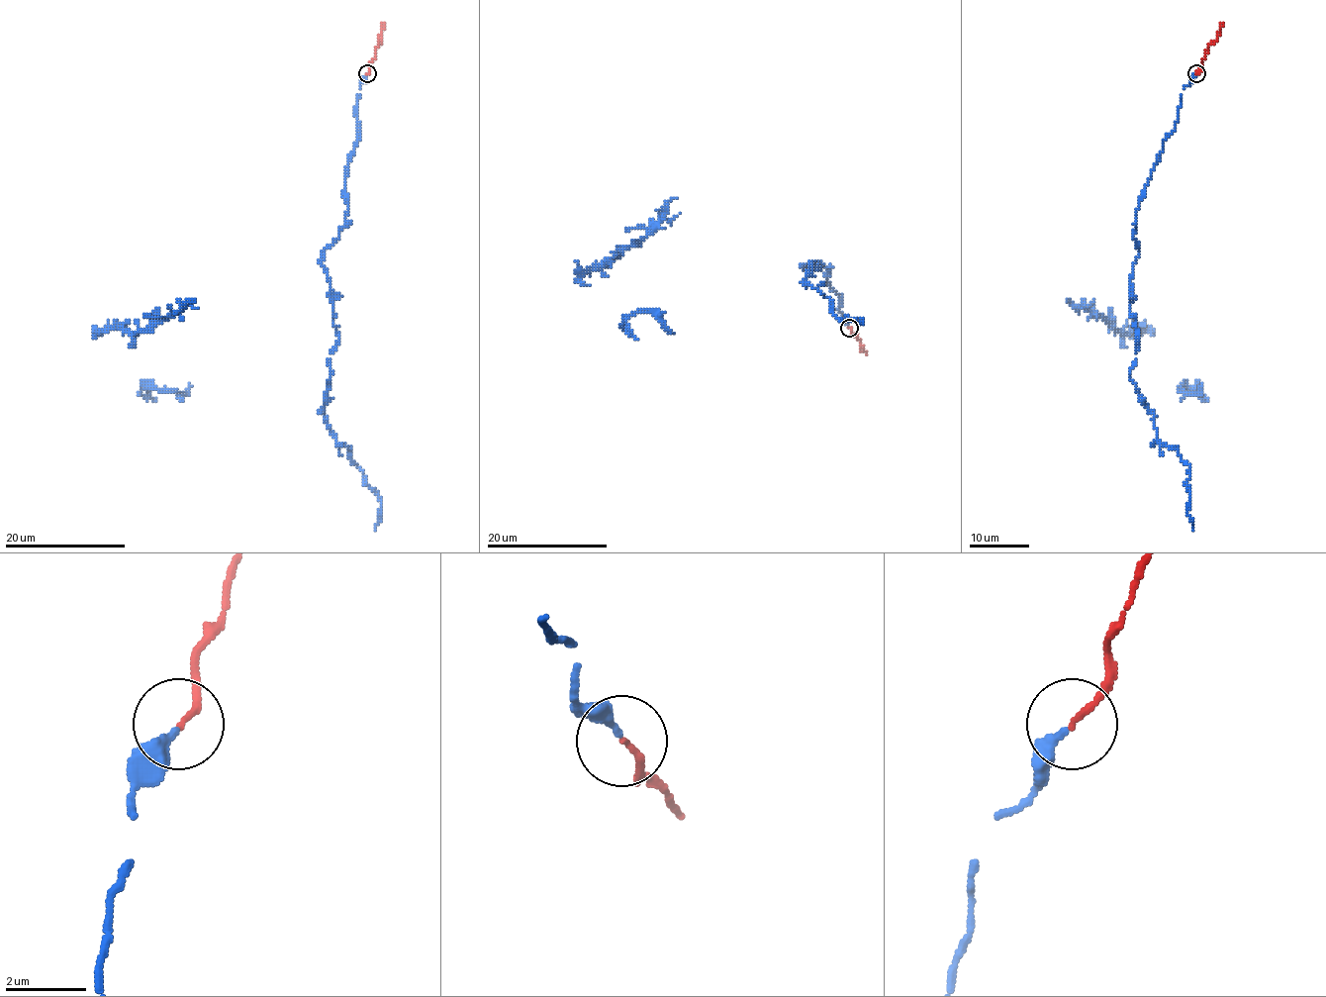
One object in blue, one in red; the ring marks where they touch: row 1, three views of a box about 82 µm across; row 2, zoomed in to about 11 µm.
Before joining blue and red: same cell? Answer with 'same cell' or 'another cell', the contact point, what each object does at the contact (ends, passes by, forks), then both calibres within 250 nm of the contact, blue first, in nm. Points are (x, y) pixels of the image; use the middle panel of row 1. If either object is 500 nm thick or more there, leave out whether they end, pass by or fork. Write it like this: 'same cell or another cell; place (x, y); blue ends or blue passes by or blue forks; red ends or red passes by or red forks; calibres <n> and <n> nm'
same cell; place (849, 328); blue ends; red ends; calibres 280 and 160 nm

